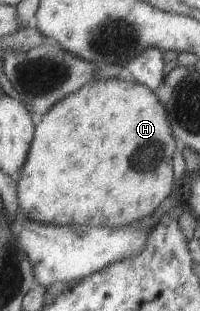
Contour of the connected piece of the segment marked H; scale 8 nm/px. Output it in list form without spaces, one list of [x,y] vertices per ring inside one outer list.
[[[110,78],[106,80],[92,80],[85,83],[73,94],[58,100],[45,114],[37,116],[34,126],[34,135],[29,143],[26,161],[22,164],[16,180],[16,203],[19,210],[30,219],[38,223],[51,223],[52,225],[89,225],[94,227],[116,227],[137,223],[155,212],[159,203],[171,195],[174,188],[172,171],[172,156],[179,146],[169,128],[165,107],[155,97],[151,89],[135,81],[125,82]]]

